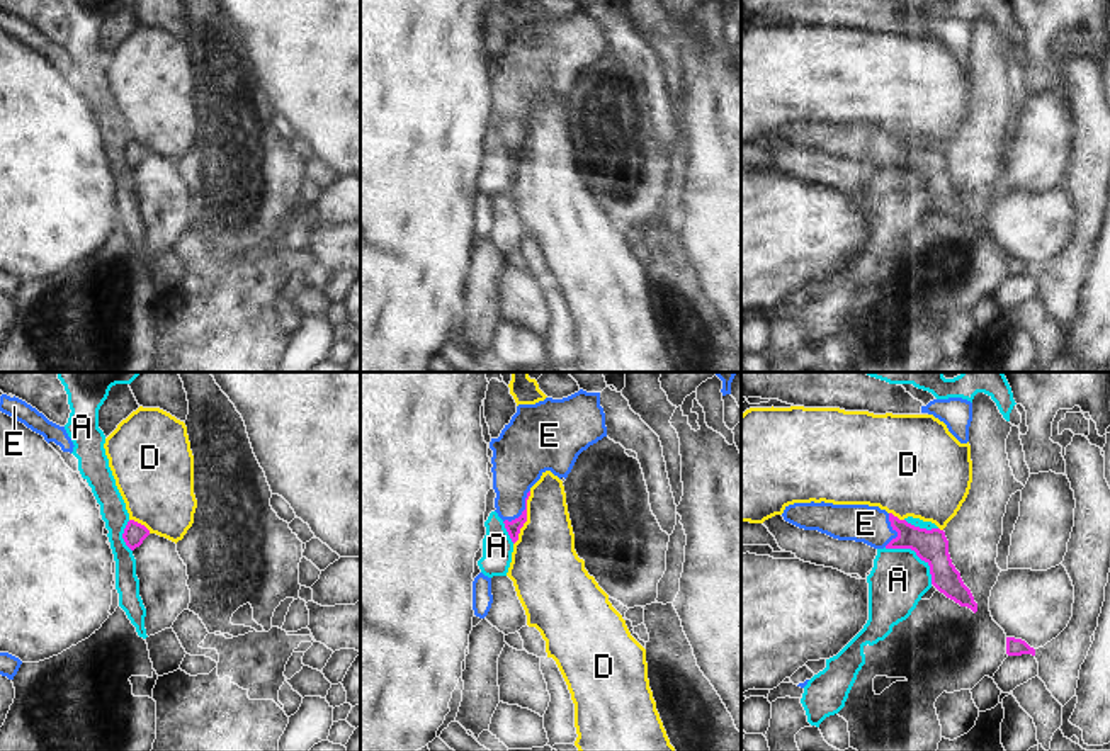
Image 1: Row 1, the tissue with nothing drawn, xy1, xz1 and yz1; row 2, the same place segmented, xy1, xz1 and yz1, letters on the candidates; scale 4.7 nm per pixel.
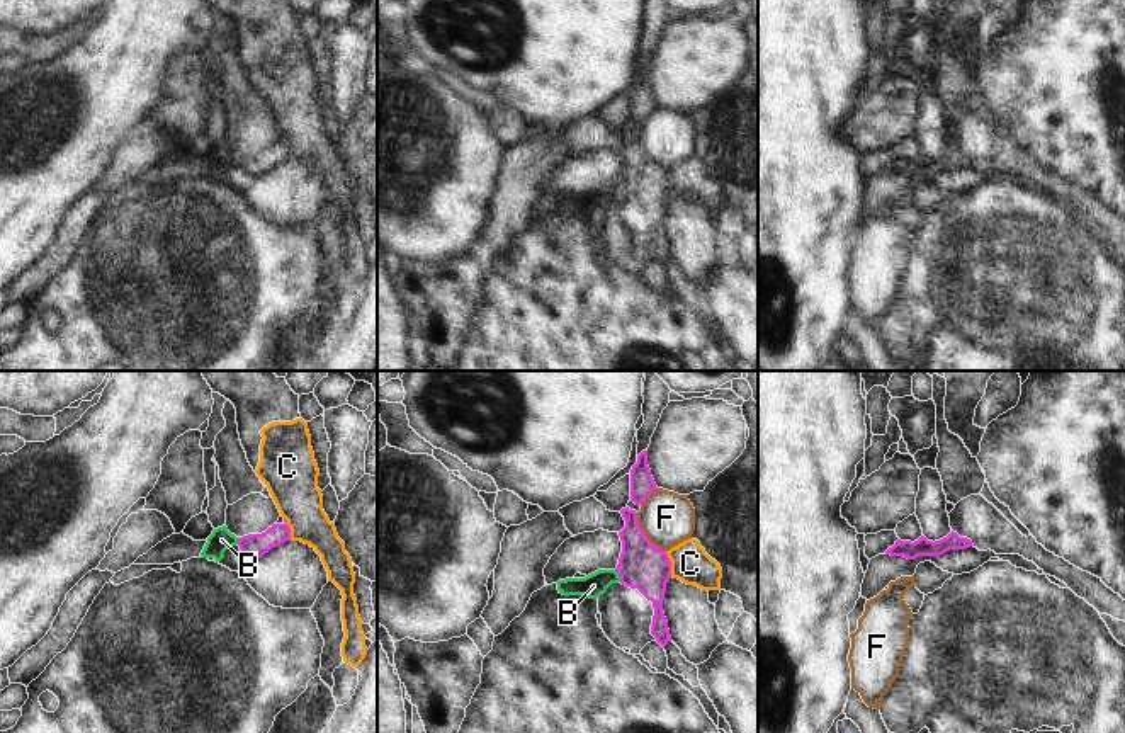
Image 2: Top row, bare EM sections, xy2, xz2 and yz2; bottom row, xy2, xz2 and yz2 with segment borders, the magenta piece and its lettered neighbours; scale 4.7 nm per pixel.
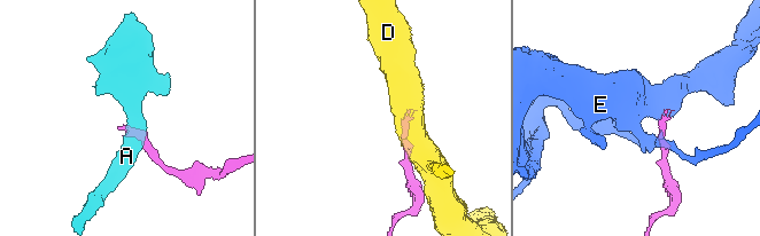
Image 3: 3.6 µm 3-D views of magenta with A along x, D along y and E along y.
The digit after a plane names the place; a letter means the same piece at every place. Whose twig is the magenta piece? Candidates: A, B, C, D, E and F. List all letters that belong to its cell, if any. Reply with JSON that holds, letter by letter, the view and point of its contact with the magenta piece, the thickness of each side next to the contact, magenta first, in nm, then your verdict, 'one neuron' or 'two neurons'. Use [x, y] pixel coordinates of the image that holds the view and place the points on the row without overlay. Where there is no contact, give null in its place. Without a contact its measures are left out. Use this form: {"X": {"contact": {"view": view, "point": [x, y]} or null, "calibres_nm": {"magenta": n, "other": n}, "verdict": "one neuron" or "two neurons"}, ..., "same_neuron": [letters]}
{"A": {"contact": {"view": "yz1", "point": [915, 170]}, "calibres_nm": {"magenta": 160, "other": 280}, "verdict": "two neurons"}, "B": {"contact": {"view": "xz2", "point": [619, 194]}, "calibres_nm": {"magenta": 220, "other": 110}, "verdict": "two neurons"}, "C": {"contact": {"view": "xz2", "point": [670, 182]}, "calibres_nm": {"magenta": 220, "other": 180}, "verdict": "two neurons"}, "D": {"contact": {"view": "xz1", "point": [526, 138]}, "calibres_nm": {"magenta": 70, "other": 320}, "verdict": "two neurons"}, "E": {"contact": {"view": "xz1", "point": [524, 129]}, "calibres_nm": {"magenta": 70, "other": 260}, "verdict": "one neuron"}, "F": {"contact": {"view": "xz2", "point": [644, 153]}, "calibres_nm": {"magenta": 220, "other": 260}, "verdict": "two neurons"}, "same_neuron": ["E"]}

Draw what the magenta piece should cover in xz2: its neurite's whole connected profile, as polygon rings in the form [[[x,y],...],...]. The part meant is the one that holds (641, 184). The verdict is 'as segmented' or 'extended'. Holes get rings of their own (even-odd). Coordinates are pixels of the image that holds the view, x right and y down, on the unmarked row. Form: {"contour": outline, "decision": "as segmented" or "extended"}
{"contour": [[[629,126],[620,129],[625,146],[619,151],[622,172],[617,184],[620,202],[637,207],[653,221],[654,235],[651,253],[664,267],[670,260],[668,240],[663,231],[666,202],[671,196],[671,180],[666,170],[649,162],[637,143],[637,131]]], "decision": "as segmented"}

